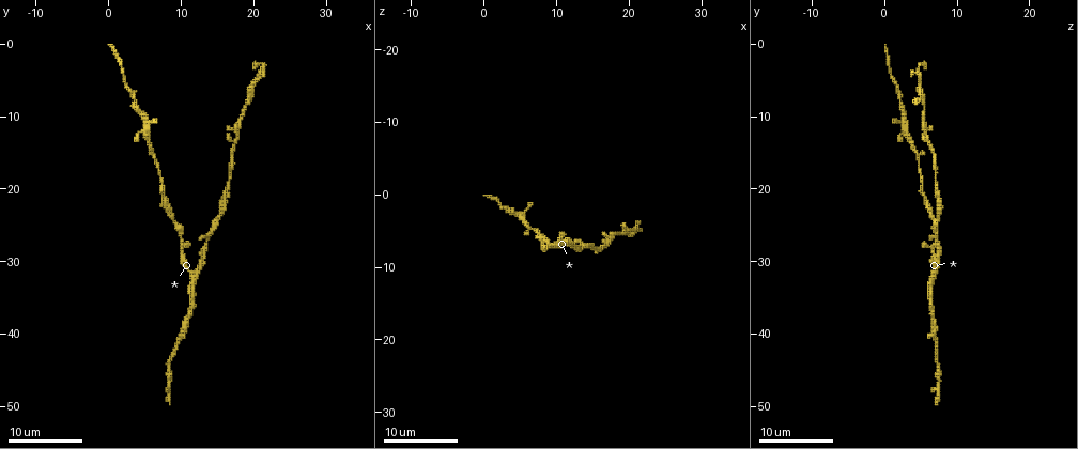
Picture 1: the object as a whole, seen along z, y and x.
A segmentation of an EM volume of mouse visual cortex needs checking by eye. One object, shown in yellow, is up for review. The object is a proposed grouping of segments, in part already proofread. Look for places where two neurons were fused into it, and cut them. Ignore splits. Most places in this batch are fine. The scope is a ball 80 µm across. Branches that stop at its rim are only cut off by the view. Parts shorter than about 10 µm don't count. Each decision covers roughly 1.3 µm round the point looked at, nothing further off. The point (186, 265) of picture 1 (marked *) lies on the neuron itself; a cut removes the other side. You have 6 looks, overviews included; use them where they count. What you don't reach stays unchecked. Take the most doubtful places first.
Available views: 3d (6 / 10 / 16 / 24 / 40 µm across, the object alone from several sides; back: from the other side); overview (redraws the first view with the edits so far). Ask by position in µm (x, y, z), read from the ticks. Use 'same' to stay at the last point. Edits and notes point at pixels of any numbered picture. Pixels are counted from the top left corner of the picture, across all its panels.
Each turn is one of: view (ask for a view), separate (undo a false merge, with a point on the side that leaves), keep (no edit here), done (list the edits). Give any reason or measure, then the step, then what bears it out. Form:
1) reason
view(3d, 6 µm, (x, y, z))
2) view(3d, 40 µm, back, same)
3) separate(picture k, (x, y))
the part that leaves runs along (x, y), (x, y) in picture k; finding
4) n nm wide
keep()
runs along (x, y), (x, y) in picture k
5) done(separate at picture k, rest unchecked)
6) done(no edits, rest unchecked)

calibre changes
view(3d, 16 µm, (6.0, 15.5, 4.5))

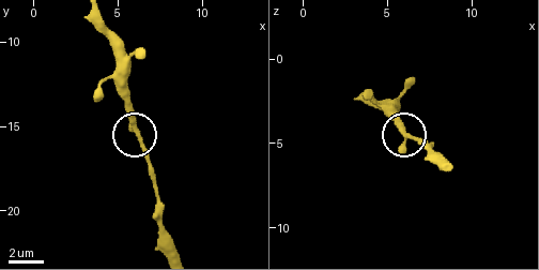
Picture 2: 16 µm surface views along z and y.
keep()
all the same neuron

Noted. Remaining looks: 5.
view(3d, 10 µm, (12.0, 31.5, 7.0))

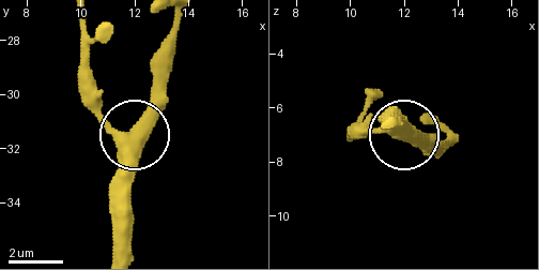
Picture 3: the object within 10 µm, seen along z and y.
view(3d, 10 µm, back, (12.1, 31.9, 6.7))

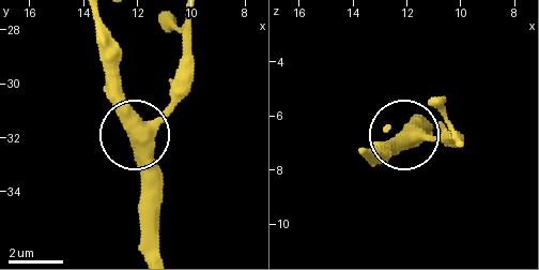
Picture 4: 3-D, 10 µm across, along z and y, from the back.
440 nm wide
keep()
continuous, no second neuron

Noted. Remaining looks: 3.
sudden change in width
view(3d, 10 µm, (2.5, 6.0, 2.0))

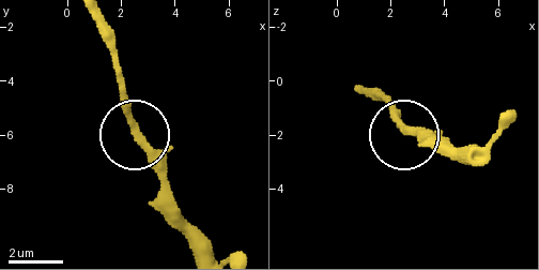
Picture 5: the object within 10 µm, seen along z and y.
keep()
one neuron here

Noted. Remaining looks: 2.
done(no edits, rest unchecked)

